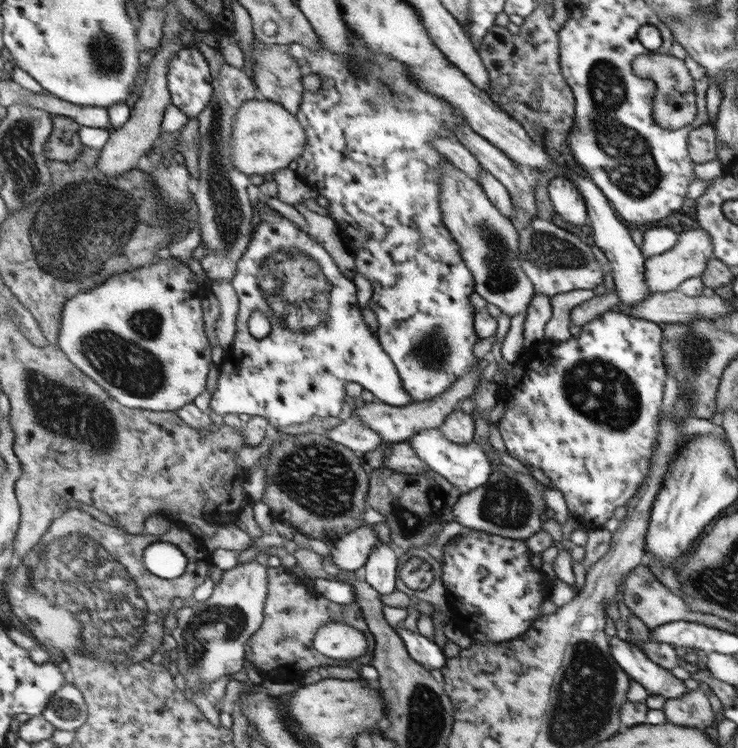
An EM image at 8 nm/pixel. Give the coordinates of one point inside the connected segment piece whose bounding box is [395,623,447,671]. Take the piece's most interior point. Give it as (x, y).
(423, 650)

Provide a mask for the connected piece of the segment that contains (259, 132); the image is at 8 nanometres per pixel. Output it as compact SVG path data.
M259 98L246 102L241 108L238 123L235 125L236 150L234 156L238 169L252 174L270 174L275 170L293 167L293 163L302 156L307 141L306 129L298 117L277 102Z

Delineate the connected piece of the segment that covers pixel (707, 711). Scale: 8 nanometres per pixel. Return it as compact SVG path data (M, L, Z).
M700 688L689 690L680 698L666 699L662 710L668 723L706 730L715 728L716 714Z

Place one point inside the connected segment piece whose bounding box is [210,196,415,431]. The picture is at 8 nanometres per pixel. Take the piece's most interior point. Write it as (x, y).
(317, 331)

